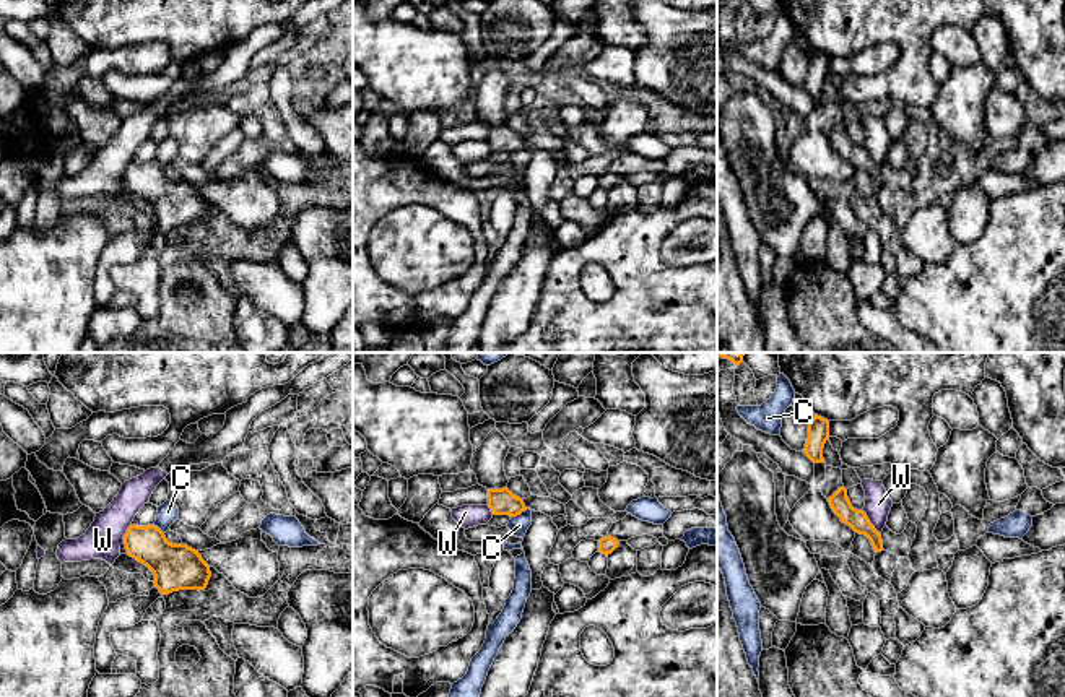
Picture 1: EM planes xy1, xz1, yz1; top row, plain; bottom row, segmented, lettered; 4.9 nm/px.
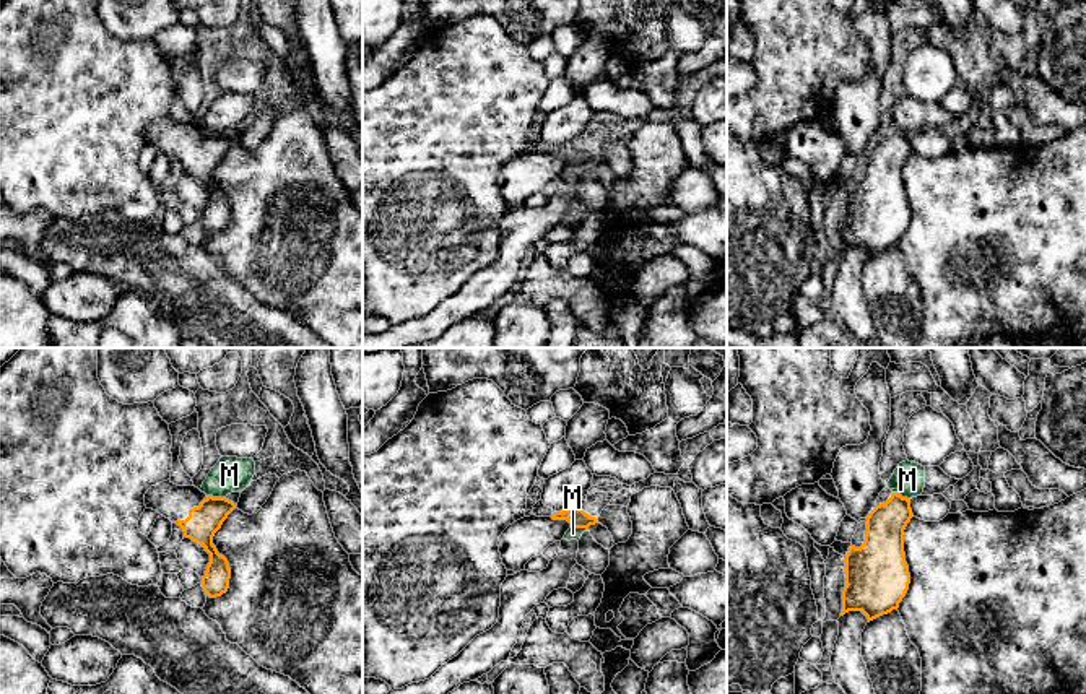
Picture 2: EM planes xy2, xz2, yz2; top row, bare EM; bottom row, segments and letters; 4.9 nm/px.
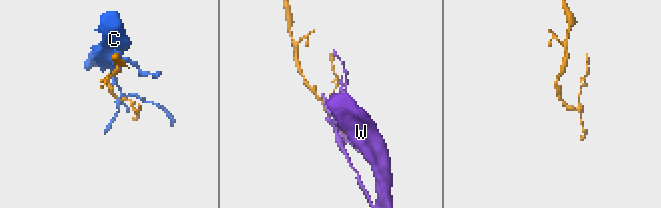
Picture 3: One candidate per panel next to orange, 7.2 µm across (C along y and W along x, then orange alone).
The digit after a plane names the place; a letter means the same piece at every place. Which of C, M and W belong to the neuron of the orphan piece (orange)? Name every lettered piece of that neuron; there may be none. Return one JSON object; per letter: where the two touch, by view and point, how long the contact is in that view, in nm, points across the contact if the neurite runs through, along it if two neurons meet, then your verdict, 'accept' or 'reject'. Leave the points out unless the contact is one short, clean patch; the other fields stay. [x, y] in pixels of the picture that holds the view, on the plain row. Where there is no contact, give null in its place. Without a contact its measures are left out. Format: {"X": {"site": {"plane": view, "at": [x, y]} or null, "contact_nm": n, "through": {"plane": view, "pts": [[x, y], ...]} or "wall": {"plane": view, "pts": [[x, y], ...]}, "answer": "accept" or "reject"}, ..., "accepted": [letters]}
{"C": {"site": {"plane": "xz1", "at": [519, 150]}, "contact_nm": 100, "wall": {"plane": "xz1", "pts": [[527, 145], [511, 155]]}, "answer": "reject"}, "M": {"site": {"plane": "xy2", "at": [217, 134]}, "contact_nm": 100, "wall": {"plane": "xy2", "pts": [[207, 130], [225, 134]]}, "answer": "reject"}, "W": {"site": {"plane": "yz1", "at": [870, 160]}, "contact_nm": 160, "wall": {"plane": "yz1", "pts": [[862, 147], [880, 171]]}, "answer": "reject"}, "accepted": []}

